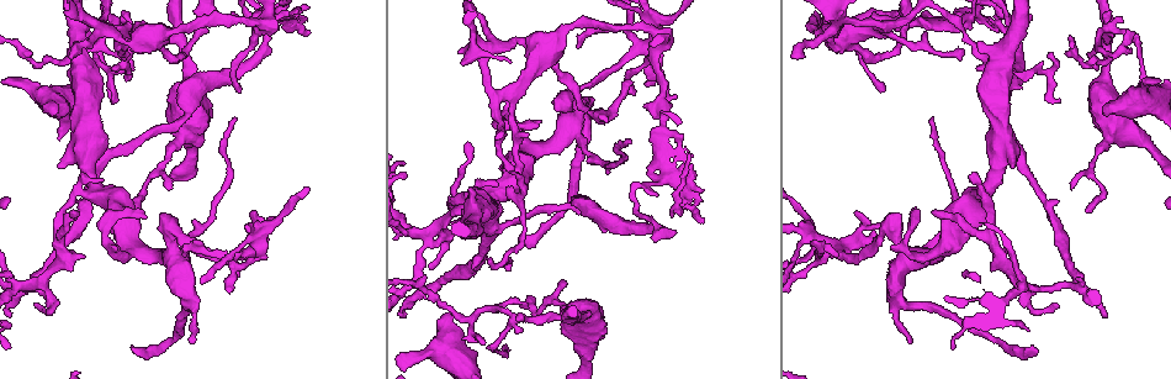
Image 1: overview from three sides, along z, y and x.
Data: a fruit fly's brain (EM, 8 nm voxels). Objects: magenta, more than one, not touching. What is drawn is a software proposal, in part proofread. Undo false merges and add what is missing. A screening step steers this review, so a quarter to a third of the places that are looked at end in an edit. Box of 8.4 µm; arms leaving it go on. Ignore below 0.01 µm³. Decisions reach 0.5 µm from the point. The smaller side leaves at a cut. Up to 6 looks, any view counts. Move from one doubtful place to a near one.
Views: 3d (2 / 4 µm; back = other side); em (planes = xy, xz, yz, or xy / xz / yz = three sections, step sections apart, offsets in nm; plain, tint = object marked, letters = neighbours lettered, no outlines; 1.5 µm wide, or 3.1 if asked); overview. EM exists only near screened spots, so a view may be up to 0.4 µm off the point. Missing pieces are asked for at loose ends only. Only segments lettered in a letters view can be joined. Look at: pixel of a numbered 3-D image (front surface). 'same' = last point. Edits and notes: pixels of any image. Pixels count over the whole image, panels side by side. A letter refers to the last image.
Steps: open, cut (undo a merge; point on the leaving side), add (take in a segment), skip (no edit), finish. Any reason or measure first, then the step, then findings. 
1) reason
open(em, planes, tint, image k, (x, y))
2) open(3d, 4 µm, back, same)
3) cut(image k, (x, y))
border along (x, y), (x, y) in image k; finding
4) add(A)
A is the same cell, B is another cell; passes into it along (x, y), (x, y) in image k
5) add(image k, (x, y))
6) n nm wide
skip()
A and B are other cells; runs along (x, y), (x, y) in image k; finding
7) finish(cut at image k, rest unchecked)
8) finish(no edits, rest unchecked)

thin end
open(em, planes, letters, image 1, (466, 145))

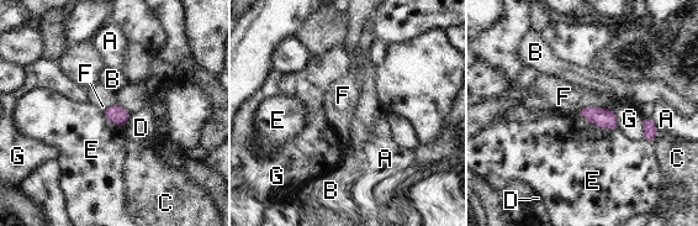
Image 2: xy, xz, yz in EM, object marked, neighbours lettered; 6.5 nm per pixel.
skip()
A, B, C, D, E, F and G are other cells; border along (577, 112), (596, 125), (615, 130) in image 2; no lettered segment goes on from it

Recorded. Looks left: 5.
branch stops here
open(em, planes, plain, image 1, (1013, 166))

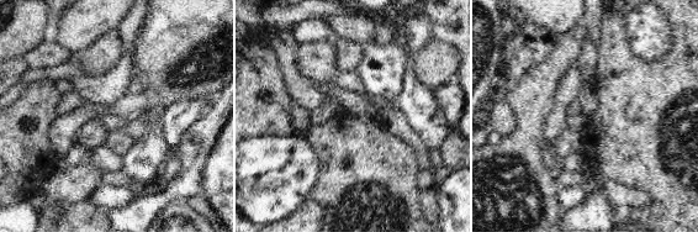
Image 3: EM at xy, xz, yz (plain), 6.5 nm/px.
see the neighbours
open(em, planes, letters, same)

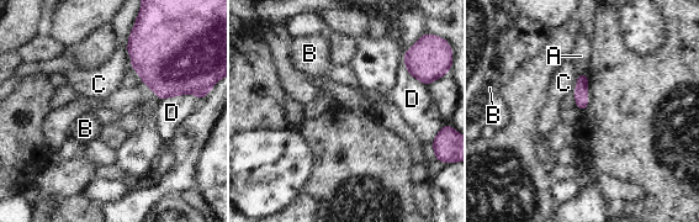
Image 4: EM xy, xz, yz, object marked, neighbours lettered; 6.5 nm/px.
skip()
A, B, C and D are other cells; border along (578, 75), (576, 89), (572, 94) in image 4; none of them fits

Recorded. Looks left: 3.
long arm stops here
open(3d, 4 µm, image 1, (1038, 349))

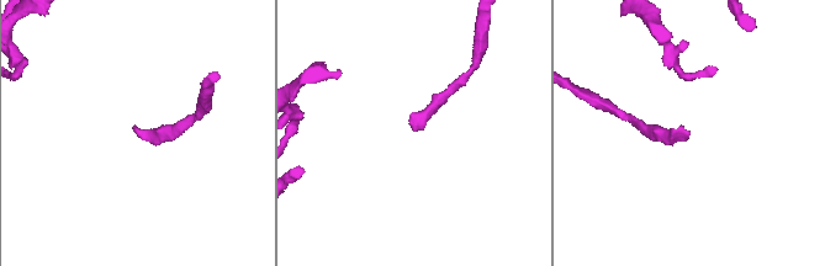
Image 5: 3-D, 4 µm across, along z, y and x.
now the EM
open(em, xz, step 4, tint, image 5, (413, 129))

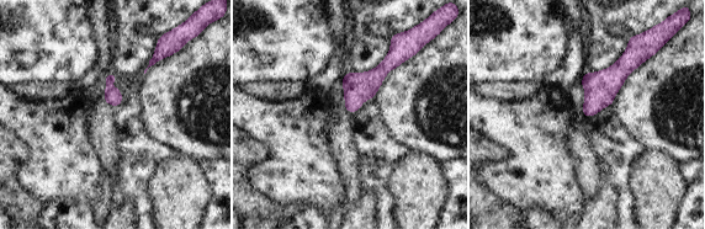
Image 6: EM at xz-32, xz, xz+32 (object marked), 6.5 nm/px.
open(em, yz, step 4, letters, same)

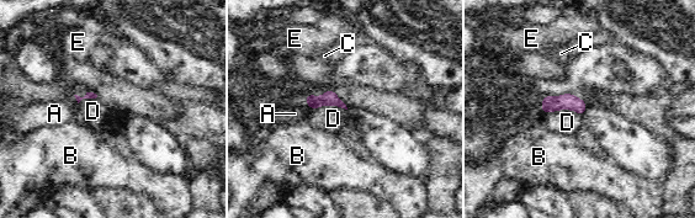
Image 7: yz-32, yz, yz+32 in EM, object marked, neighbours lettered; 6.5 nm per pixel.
skip()
A, B, C, D and E are other cells; border along (544, 113), (574, 110), (582, 116) in image 7; none of them fits

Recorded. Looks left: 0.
finish(no edits, rest unchecked)

